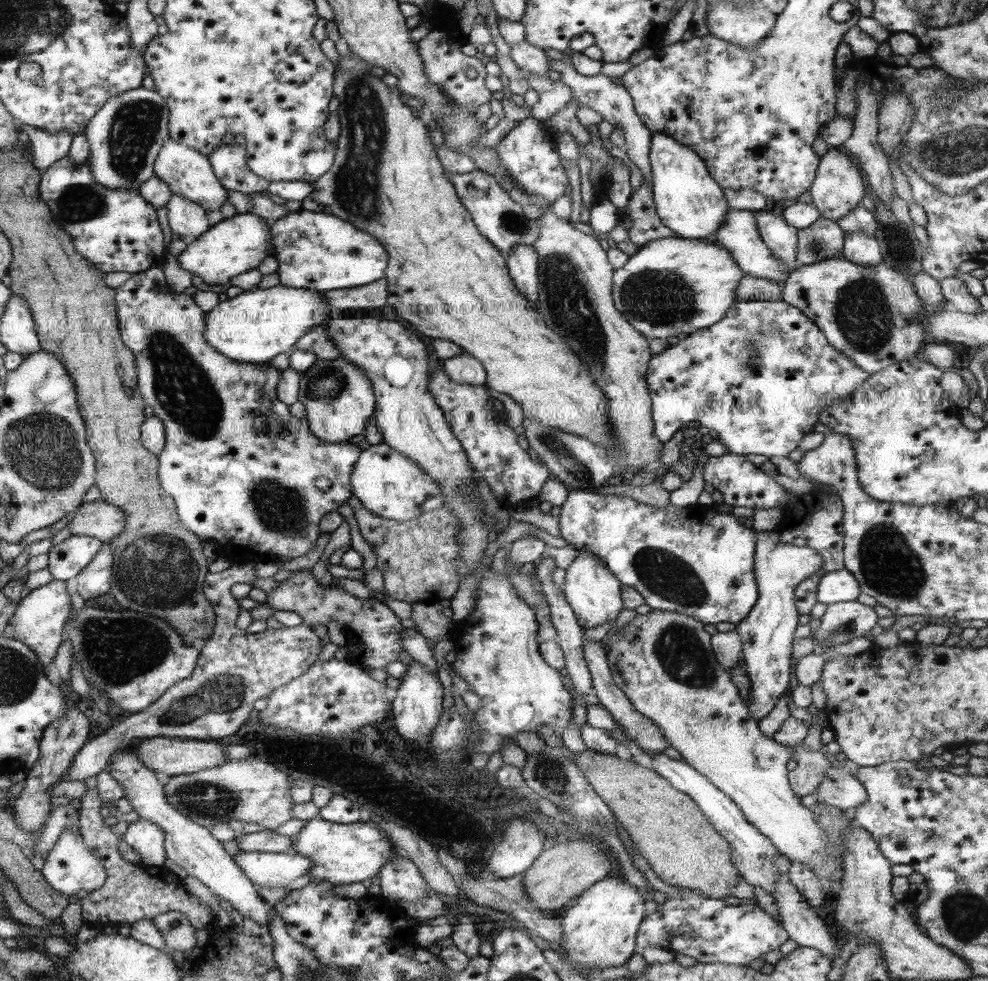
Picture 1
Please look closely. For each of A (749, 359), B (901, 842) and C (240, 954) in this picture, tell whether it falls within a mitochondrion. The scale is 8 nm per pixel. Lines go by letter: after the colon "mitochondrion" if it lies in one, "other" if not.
A: mitochondrion
B: mitochondrion
C: other

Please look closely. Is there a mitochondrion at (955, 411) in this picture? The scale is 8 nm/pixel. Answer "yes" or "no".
no

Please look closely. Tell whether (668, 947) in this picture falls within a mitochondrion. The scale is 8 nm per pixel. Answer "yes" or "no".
no

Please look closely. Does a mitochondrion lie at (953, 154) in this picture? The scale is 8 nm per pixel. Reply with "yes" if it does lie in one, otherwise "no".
yes

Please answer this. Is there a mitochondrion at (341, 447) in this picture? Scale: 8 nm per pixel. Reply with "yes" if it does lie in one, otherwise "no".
no

